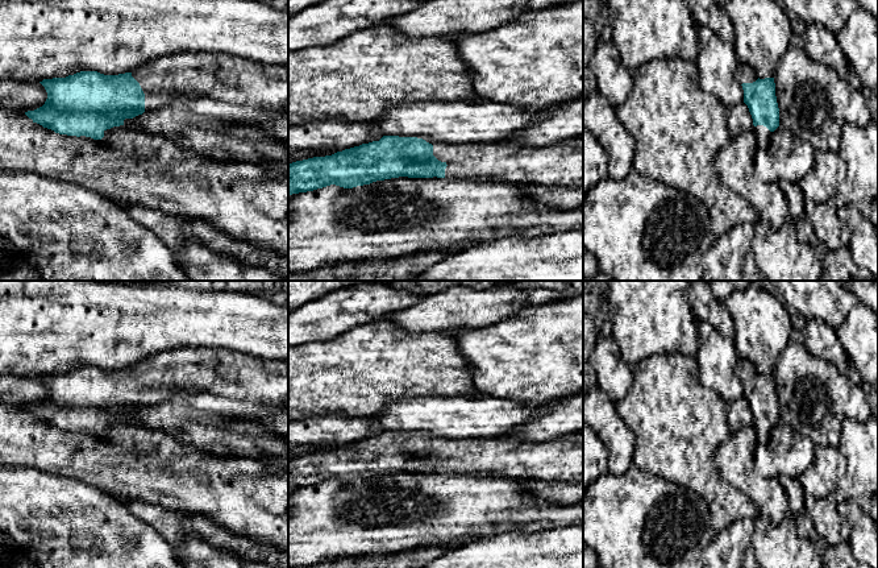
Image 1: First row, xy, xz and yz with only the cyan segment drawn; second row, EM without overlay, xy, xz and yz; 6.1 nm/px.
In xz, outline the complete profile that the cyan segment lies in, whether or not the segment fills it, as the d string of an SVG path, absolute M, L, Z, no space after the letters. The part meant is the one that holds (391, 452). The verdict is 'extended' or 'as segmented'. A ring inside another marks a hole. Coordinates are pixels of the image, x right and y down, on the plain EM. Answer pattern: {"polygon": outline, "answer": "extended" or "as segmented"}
{"polygon": "M383 431L379 436L362 439L332 451L313 452L288 459L288 490L313 486L330 480L344 484L370 480L391 473L445 473L448 476L477 474L487 472L519 480L563 480L569 482L583 481L583 432L559 436L548 441L529 441L511 436L499 439L445 439L426 438L417 432Z", "answer": "extended"}

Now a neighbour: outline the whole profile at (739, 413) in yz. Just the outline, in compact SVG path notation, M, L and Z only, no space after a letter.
M744 397L728 402L727 415L732 432L753 426L754 422L749 403Z

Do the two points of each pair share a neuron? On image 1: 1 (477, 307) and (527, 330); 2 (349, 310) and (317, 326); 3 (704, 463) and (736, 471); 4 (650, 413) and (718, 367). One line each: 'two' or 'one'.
1: two
2: one
3: two
4: two

